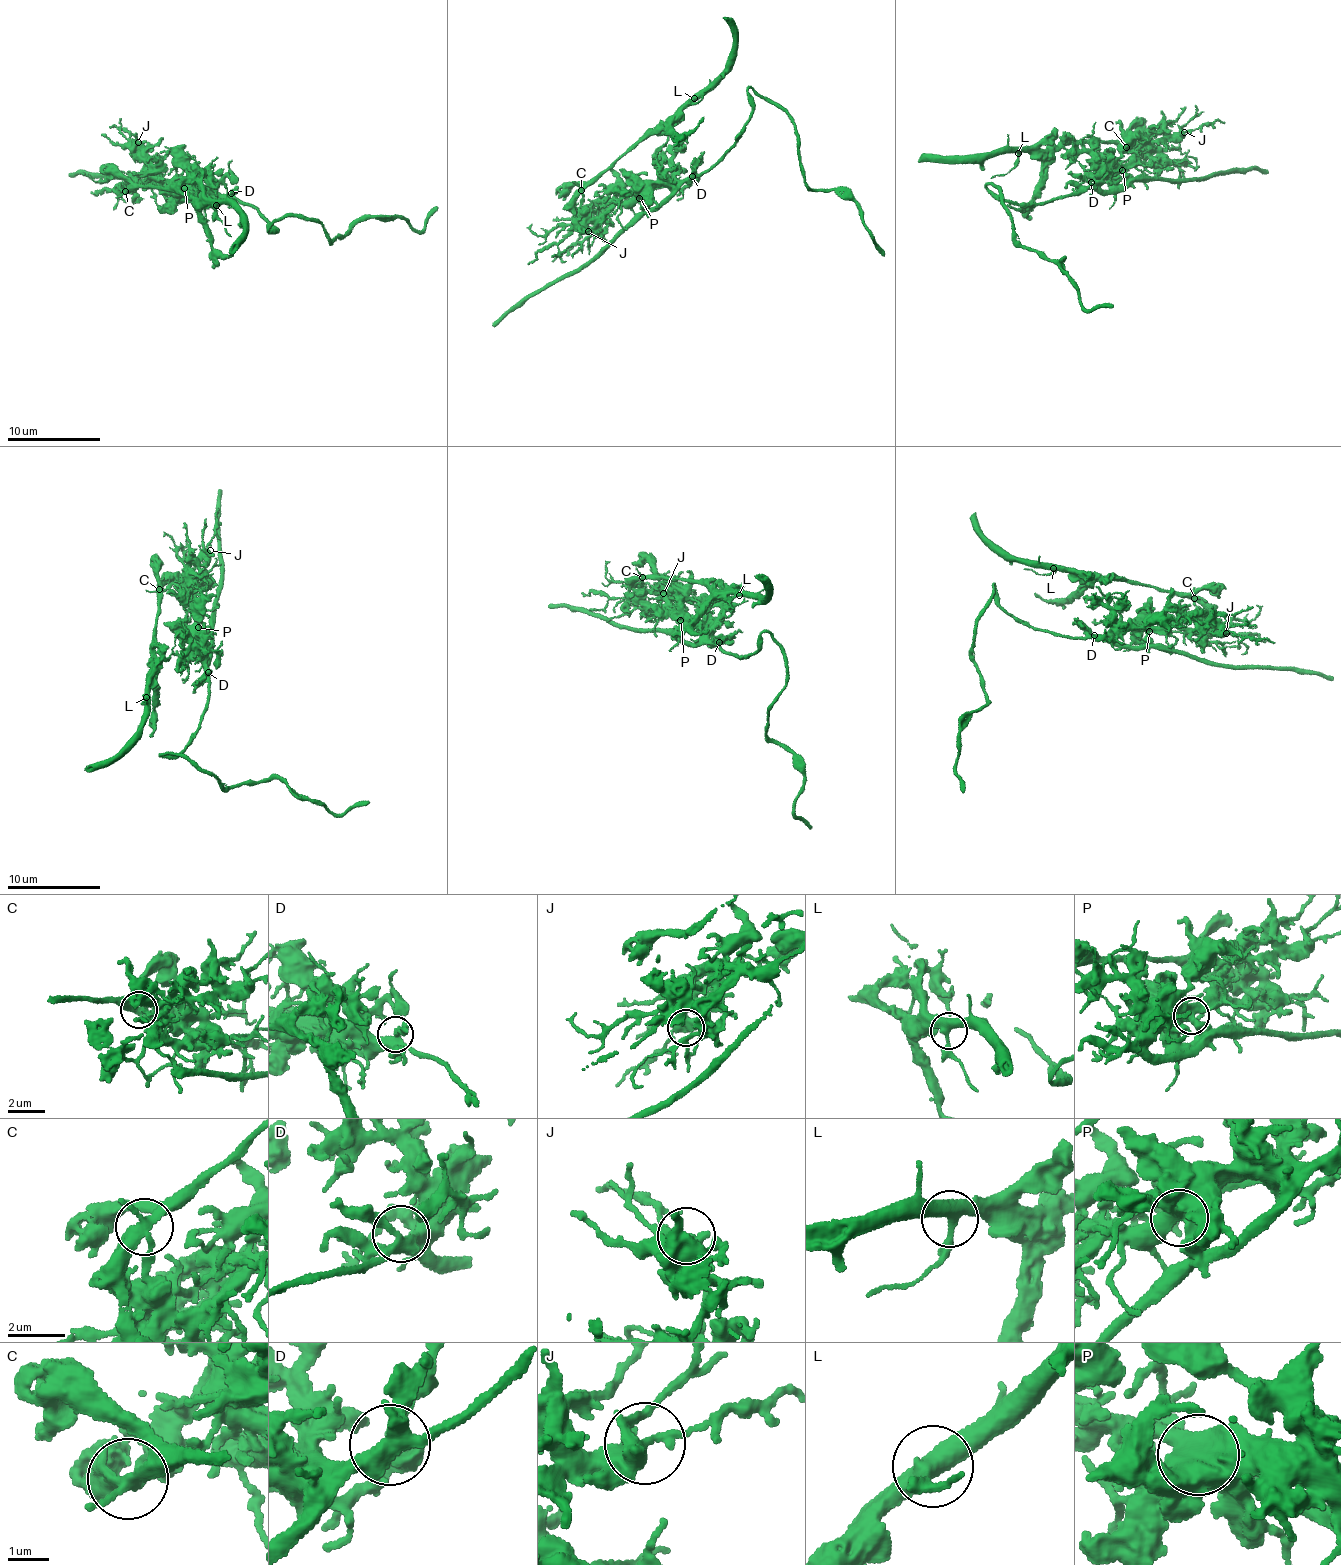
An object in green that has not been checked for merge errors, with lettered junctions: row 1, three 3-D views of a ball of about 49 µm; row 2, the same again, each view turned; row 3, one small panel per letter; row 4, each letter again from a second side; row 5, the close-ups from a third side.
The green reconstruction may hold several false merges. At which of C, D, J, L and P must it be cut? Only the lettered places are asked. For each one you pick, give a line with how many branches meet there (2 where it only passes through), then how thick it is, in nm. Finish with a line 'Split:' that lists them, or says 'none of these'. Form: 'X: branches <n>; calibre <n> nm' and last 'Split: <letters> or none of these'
C: branches 4; calibre 280 nm
Split: C

